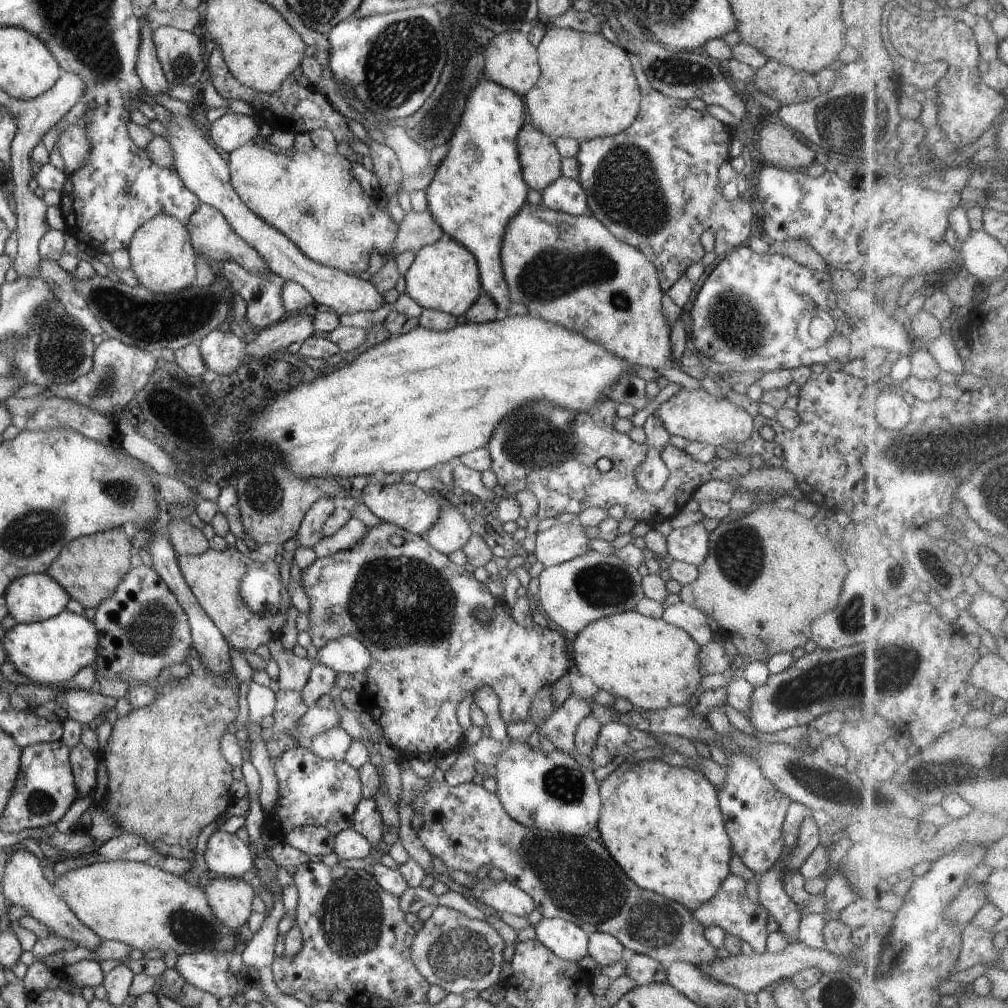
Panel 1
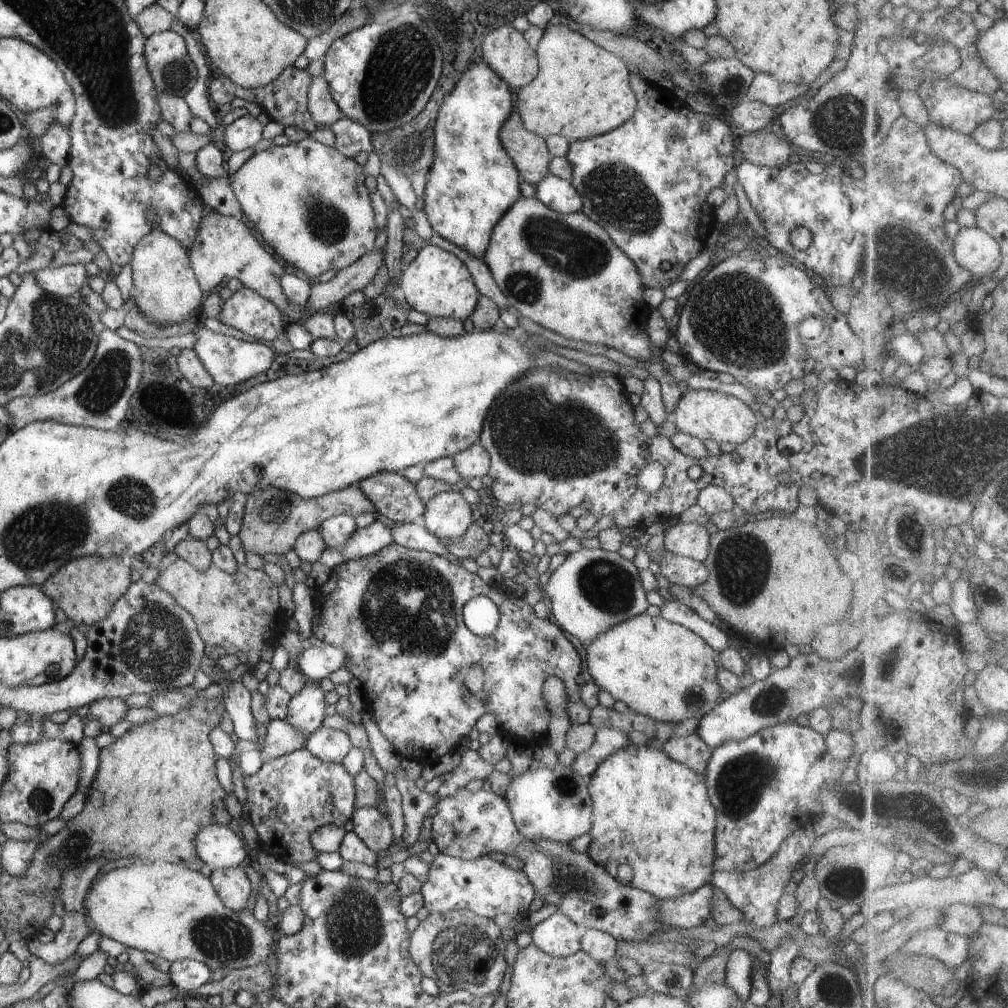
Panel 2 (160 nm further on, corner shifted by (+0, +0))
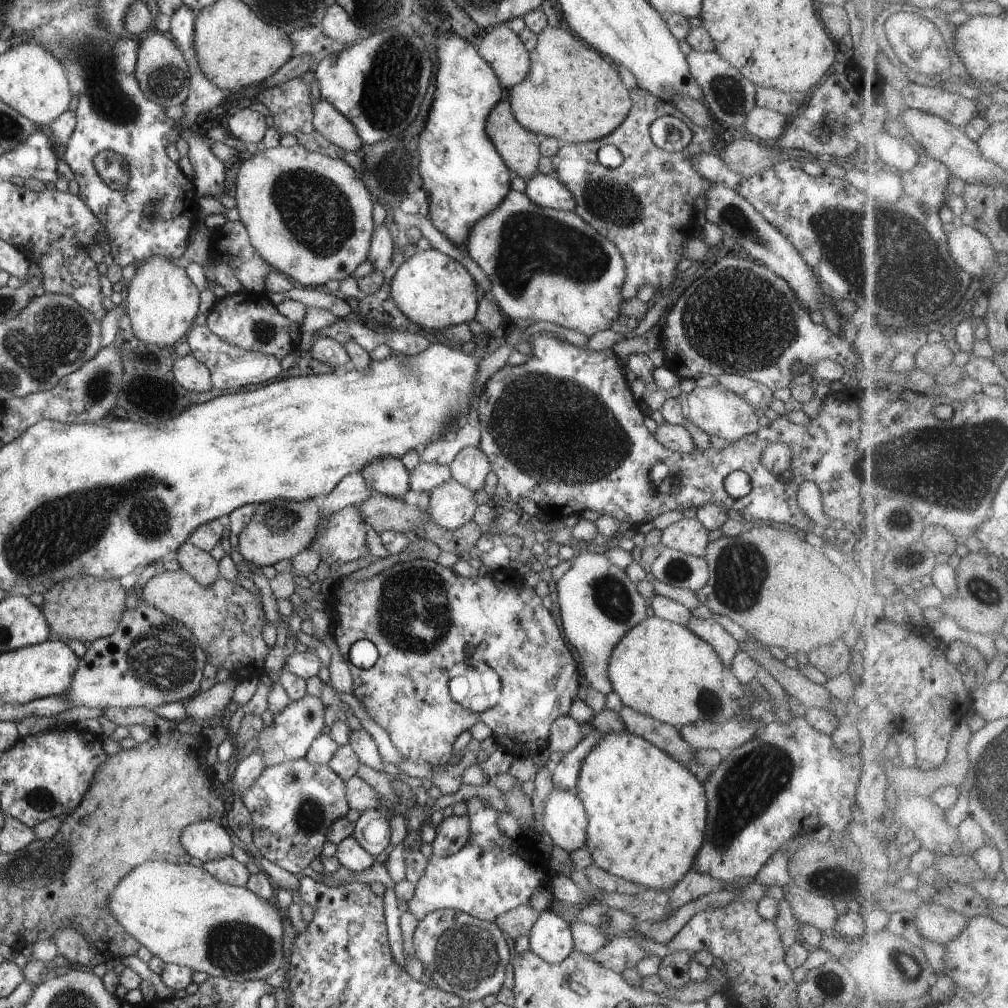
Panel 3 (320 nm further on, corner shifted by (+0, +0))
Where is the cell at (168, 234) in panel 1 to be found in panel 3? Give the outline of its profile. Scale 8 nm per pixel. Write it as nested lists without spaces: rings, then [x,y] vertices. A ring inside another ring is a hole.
[[[150,256],[136,267],[136,276],[126,282],[124,304],[130,317],[131,331],[142,342],[159,347],[178,346],[200,314],[200,292],[190,280],[183,266],[176,266],[172,258]]]

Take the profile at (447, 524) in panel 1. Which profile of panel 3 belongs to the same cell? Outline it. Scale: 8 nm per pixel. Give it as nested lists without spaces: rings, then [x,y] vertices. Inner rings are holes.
[[[453,479],[429,492],[427,514],[437,526],[444,530],[456,530],[472,521],[478,509],[474,492]]]

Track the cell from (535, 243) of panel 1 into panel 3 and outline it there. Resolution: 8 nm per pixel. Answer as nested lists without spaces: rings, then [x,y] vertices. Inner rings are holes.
[[[511,190],[511,192],[508,192],[504,202],[502,202],[494,212],[490,212],[488,216],[484,216],[480,222],[476,222],[476,224],[472,226],[470,236],[468,236],[468,242],[466,243],[466,249],[468,250],[467,254],[470,258],[476,262],[491,281],[492,296],[496,298],[500,311],[511,322],[514,320],[525,323],[537,321],[550,322],[583,333],[588,338],[592,338],[592,336],[599,331],[610,329],[612,322],[614,322],[618,316],[622,316],[620,309],[622,304],[626,302],[626,300],[622,298],[622,286],[624,286],[624,282],[626,282],[626,264],[624,264],[624,258],[622,258],[622,254],[618,252],[618,248],[616,248],[614,242],[608,240],[606,236],[602,236],[600,232],[596,232],[590,224],[586,224],[586,222],[573,211],[565,212],[542,208],[542,206],[534,204],[526,194]]]

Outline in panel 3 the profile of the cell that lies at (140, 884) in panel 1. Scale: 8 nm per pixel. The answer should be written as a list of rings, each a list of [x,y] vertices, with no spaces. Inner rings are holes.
[[[168,860],[144,862],[126,874],[118,886],[114,886],[108,898],[108,910],[126,934],[130,934],[140,946],[146,947],[166,965],[186,966],[197,972],[206,972],[209,977],[245,982],[266,979],[286,963],[282,939],[284,917],[280,913],[283,911],[250,892],[247,887],[230,886],[216,880],[204,868]]]

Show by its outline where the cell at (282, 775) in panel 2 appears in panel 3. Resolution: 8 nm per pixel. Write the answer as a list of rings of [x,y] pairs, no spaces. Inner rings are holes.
[[[306,758],[266,767],[240,798],[252,815],[258,852],[292,874],[300,874],[315,858],[322,856],[330,824],[346,817],[350,810],[346,781],[330,766],[313,764]]]

